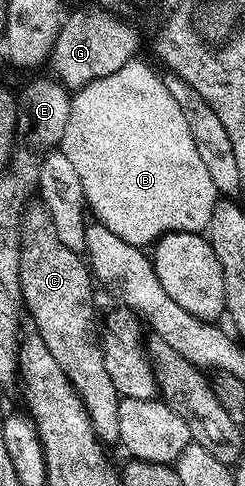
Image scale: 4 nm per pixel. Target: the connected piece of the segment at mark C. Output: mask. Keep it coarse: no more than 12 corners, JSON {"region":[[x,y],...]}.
{"region":[[47,209],[21,221],[19,289],[34,331],[100,441],[120,395],[95,332],[95,288]]}

